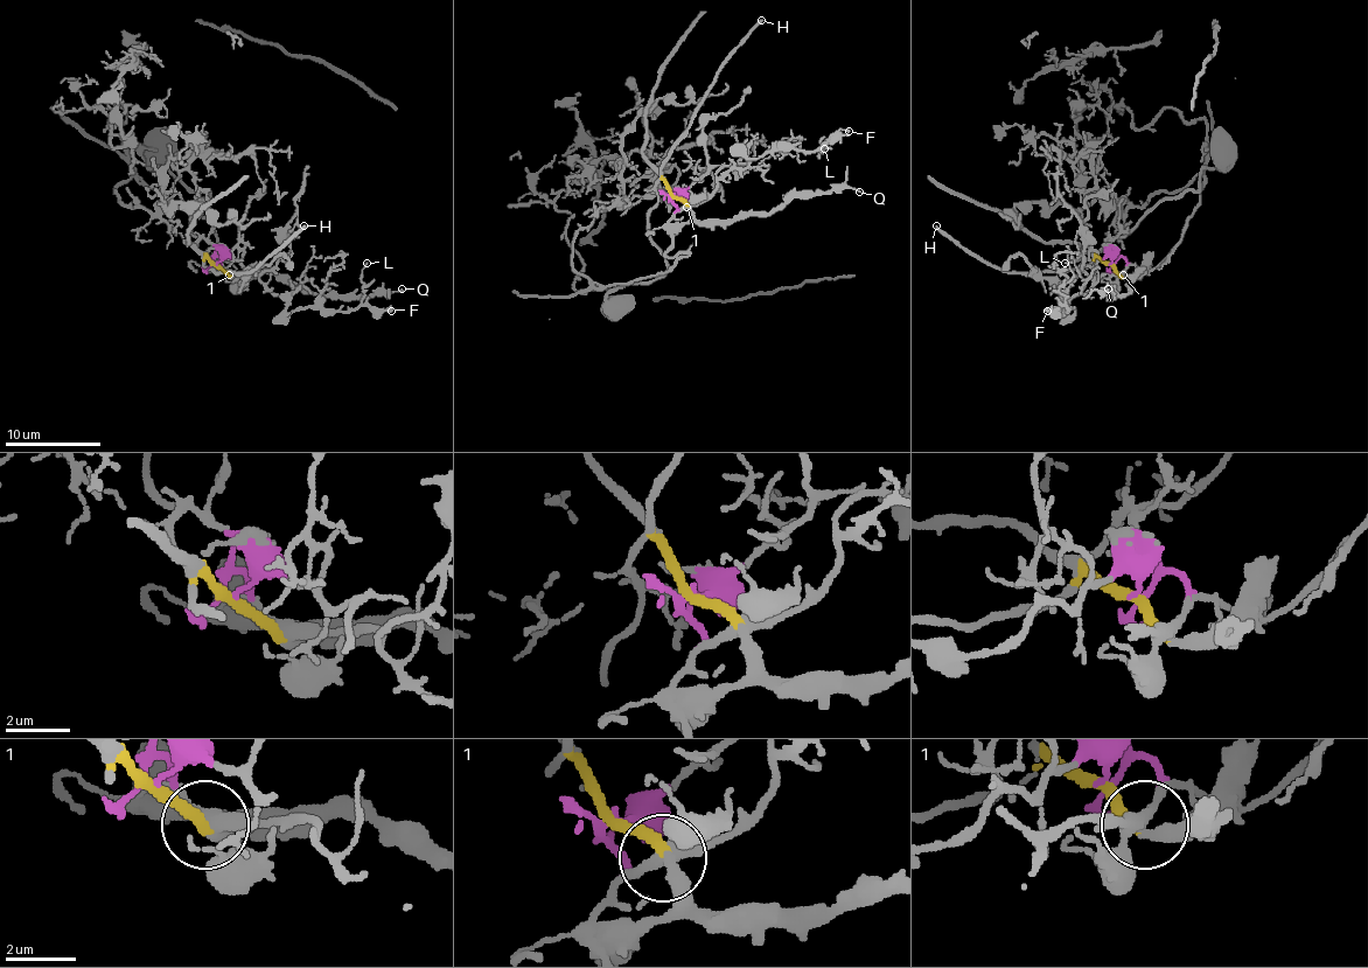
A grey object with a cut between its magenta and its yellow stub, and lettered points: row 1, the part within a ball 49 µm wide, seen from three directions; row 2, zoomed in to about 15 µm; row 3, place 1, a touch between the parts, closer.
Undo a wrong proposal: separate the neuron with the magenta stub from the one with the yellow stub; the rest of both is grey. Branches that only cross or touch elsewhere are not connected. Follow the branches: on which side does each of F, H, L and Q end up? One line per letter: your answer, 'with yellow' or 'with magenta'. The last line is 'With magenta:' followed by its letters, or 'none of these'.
F: with magenta
H: with yellow
L: with magenta
Q: with yellow
With magenta: F, L

